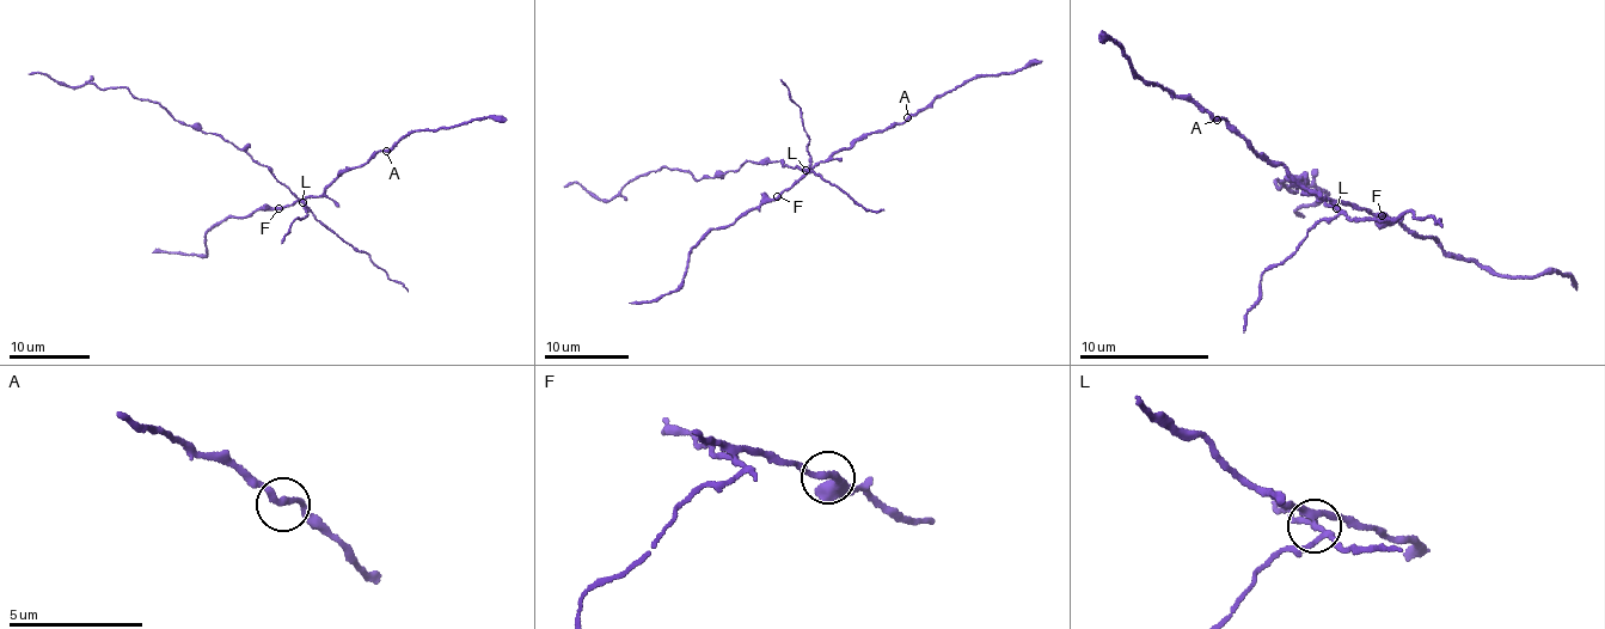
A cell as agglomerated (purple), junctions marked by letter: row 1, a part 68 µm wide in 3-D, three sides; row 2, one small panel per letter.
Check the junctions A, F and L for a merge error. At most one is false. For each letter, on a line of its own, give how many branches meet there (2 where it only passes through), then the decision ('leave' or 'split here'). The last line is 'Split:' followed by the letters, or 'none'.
A: 2 | leave
F: 2 | leave
L: 4 | split here
Split: L

